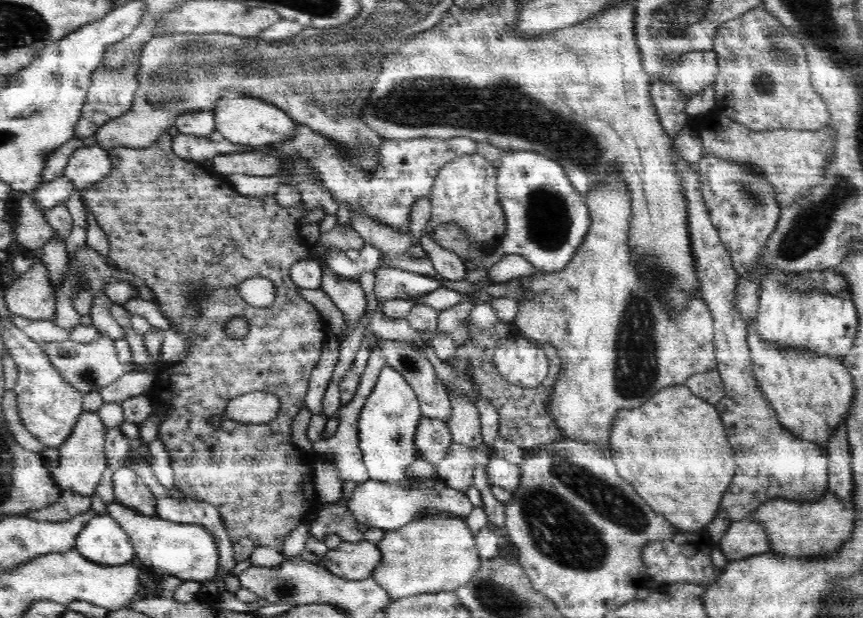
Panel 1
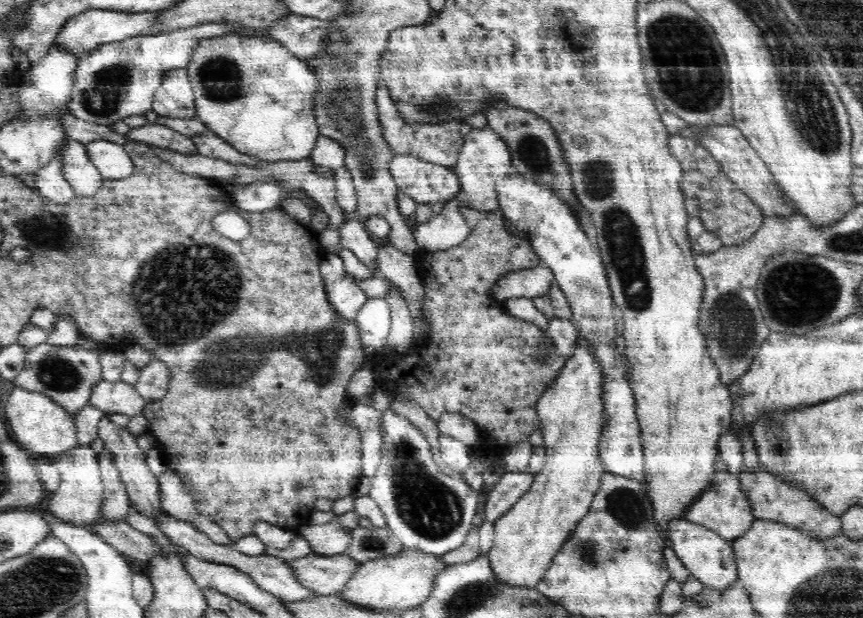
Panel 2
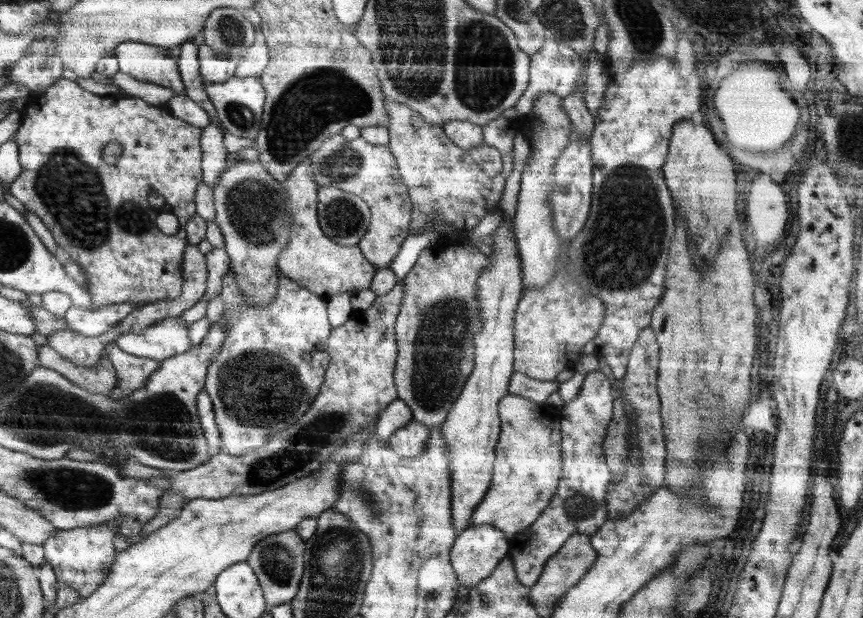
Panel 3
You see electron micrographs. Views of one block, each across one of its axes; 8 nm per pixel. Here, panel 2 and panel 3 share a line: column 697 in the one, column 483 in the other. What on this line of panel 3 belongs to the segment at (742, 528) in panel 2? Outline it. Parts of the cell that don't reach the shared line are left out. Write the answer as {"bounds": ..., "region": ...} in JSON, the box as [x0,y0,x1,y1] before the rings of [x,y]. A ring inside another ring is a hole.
{"bounds":[470,393,562,538],"region":[[[507,393],[500,399],[498,412],[502,430],[495,448],[492,484],[472,512],[470,526],[490,524],[511,538],[528,530],[556,495],[558,480],[562,478],[562,409]]]}

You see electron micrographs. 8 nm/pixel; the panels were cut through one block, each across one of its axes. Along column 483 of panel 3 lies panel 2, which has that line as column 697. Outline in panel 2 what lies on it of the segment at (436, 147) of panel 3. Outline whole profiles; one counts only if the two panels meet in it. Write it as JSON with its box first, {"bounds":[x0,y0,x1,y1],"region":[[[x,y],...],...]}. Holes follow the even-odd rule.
{"bounds":[681,171,765,247],"region":[[[684,171],[681,176],[681,189],[688,217],[700,218],[704,229],[713,232],[722,241],[724,247],[751,239],[765,222],[760,209],[748,196],[738,190],[725,174],[708,178],[698,171]]]}

